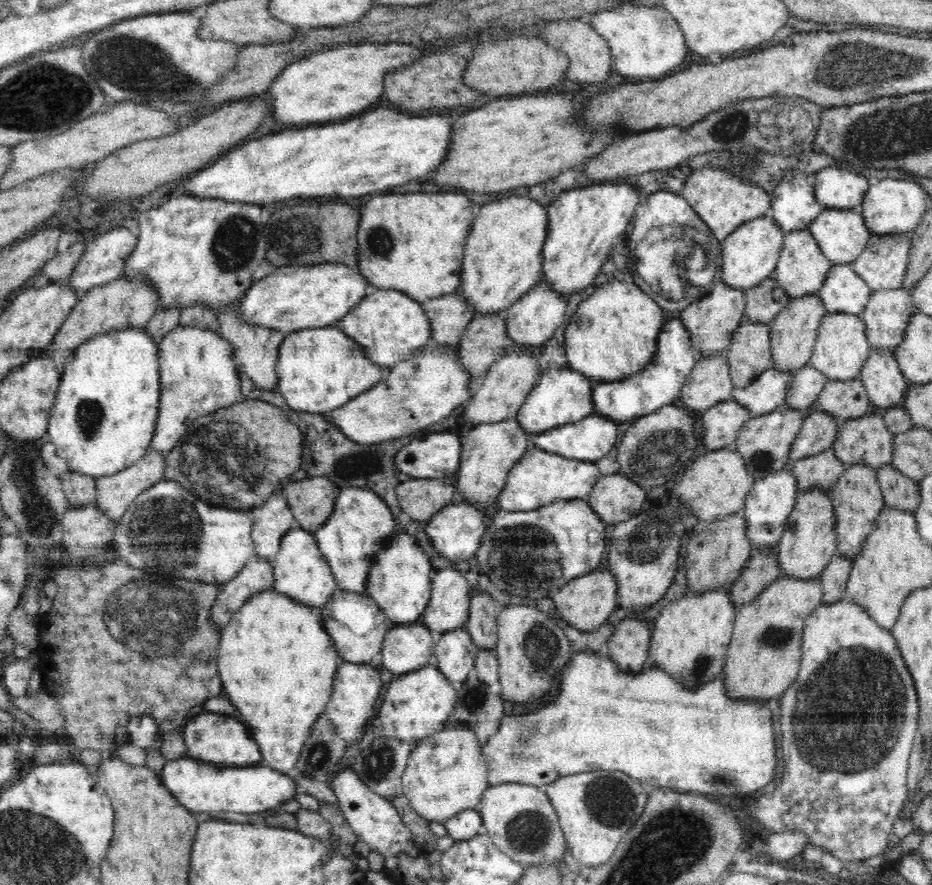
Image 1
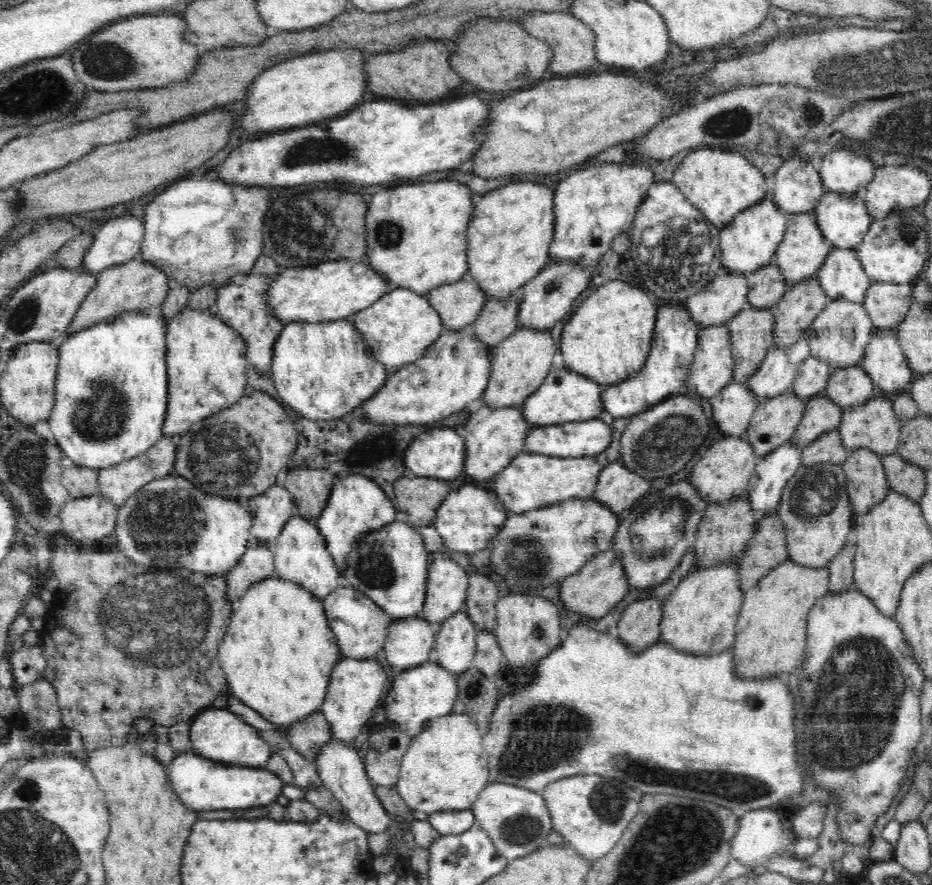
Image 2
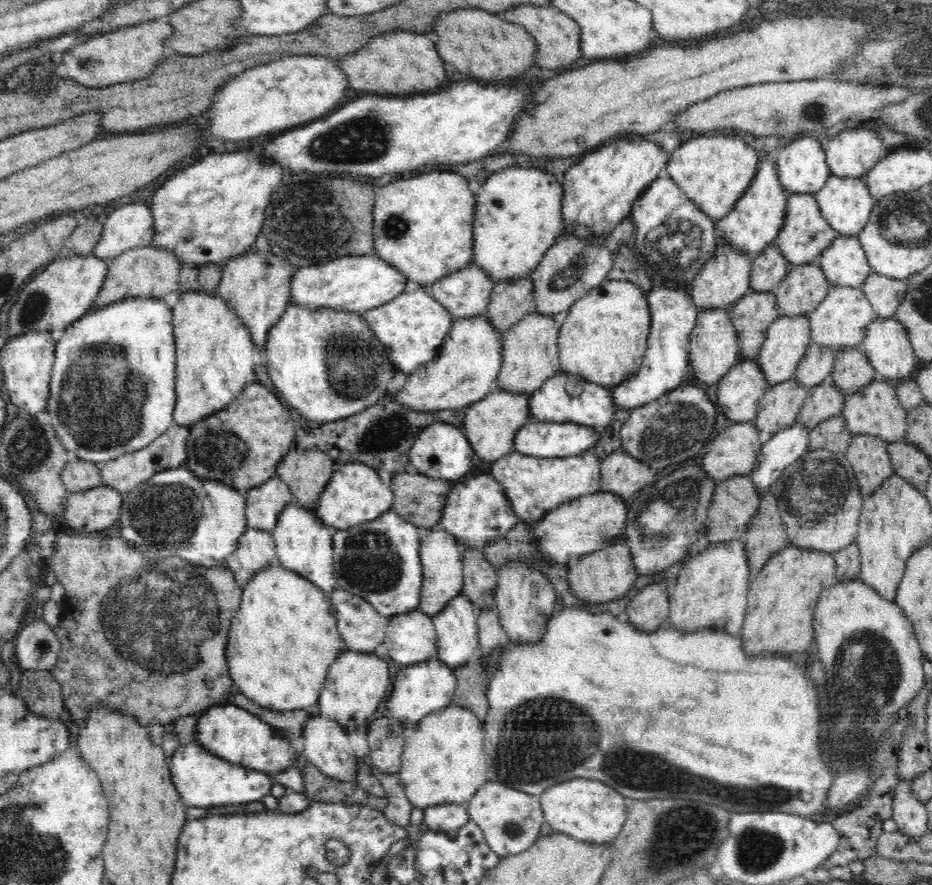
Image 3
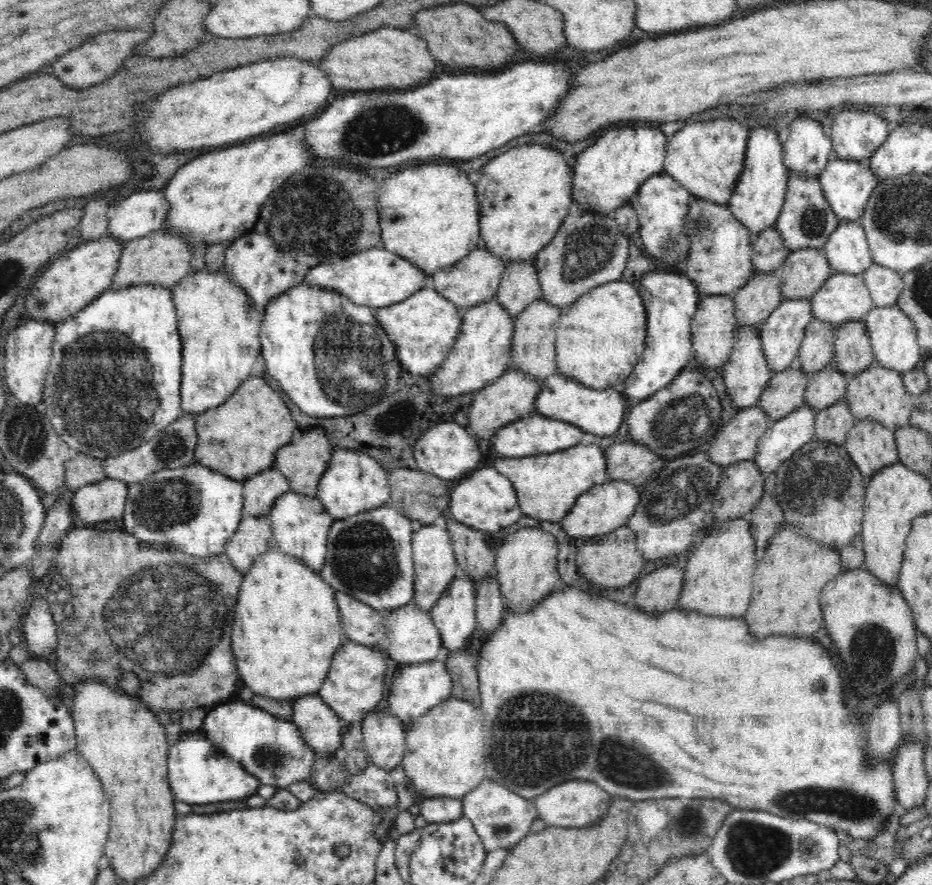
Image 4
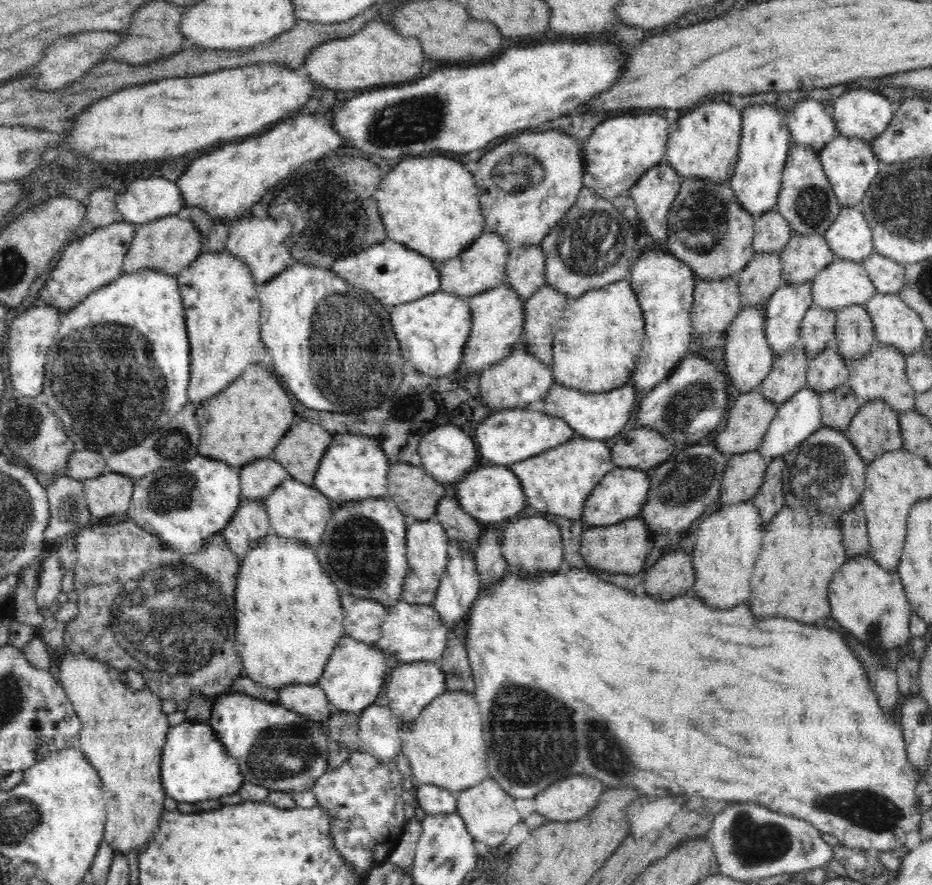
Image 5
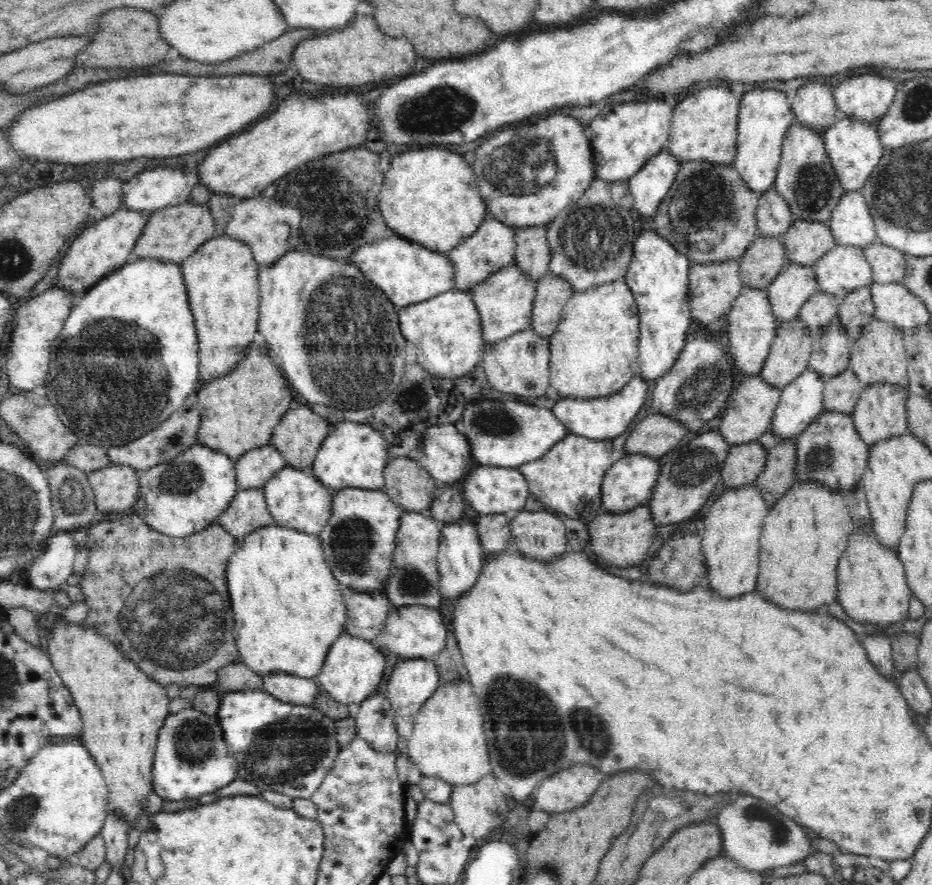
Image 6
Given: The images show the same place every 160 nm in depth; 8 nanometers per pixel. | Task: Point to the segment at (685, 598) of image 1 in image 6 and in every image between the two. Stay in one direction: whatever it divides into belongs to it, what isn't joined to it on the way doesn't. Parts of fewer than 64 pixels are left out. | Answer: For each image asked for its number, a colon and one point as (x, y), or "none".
2: (700, 616)
3: (711, 591)
4: (718, 577)
5: (729, 541)
6: (731, 540)

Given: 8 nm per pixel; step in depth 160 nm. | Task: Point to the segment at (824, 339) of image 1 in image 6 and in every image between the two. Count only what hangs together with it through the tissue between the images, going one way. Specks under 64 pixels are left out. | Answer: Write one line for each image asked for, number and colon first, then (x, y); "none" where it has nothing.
2: (839, 334)
3: (840, 320)
4: (844, 297)
5: (842, 283)
6: (843, 268)

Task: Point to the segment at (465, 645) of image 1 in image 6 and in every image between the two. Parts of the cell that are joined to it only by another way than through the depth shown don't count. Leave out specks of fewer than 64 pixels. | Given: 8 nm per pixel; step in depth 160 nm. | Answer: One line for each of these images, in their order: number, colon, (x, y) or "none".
2: (455, 643)
3: (456, 624)
4: (454, 614)
5: (459, 587)
6: (459, 558)

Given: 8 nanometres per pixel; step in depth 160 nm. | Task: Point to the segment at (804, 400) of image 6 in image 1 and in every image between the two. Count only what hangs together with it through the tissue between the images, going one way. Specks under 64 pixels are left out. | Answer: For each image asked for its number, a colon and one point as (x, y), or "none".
1: (770, 501)
2: (773, 471)
3: (784, 447)
4: (788, 435)
5: (798, 418)

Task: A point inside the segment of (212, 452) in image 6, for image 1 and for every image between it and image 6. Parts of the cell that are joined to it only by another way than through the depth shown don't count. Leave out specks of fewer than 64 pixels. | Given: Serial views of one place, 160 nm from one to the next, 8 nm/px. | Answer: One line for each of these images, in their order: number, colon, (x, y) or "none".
1: (165, 531)
2: (205, 533)
3: (174, 513)
4: (192, 509)
5: (183, 505)

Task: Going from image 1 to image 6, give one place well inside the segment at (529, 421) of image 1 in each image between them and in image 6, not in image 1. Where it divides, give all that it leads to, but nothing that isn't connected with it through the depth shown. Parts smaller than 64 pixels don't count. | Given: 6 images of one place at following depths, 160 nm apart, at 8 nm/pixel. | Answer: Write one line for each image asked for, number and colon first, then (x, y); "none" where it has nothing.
2: (565, 397)
3: (564, 398)
4: (601, 412)
5: (591, 415)
6: (597, 418)

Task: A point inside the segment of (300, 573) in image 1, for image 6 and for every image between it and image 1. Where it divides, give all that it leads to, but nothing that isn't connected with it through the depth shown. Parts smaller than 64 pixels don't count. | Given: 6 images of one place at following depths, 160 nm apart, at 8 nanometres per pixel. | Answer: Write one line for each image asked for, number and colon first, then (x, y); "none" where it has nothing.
2: (300, 554)
3: (303, 543)
4: (300, 524)
5: (299, 511)
6: (295, 498)

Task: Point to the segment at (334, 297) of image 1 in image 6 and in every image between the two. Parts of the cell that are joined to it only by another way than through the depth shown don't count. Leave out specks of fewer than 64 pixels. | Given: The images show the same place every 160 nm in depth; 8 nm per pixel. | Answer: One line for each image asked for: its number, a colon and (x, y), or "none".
2: (337, 289)
3: (358, 283)
4: (377, 278)
5: (394, 274)
6: (409, 273)

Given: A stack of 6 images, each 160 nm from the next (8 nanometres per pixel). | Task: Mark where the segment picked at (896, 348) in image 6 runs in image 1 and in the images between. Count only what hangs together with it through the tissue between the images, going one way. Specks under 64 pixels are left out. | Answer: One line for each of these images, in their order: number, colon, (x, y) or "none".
1: (867, 440)
2: (873, 425)
3: (875, 410)
4: (878, 394)
5: (880, 374)

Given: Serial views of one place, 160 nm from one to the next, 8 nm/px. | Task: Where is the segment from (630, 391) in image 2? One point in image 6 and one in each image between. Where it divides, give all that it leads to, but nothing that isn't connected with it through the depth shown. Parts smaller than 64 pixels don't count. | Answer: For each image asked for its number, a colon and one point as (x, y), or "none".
3: (666, 364)
4: (670, 300)
5: (666, 285)
6: (658, 275)

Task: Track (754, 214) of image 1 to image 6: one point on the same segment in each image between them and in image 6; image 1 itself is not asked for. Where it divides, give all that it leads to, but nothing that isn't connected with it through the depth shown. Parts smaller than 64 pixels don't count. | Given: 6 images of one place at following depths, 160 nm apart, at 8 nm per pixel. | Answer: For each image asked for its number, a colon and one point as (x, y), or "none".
2: (720, 183)
3: (712, 171)
4: (706, 157)
5: (704, 143)
6: (703, 127)

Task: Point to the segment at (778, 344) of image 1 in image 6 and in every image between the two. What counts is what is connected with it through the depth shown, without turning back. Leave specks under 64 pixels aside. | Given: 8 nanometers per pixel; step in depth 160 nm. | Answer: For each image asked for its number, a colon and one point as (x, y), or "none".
2: (793, 313)
3: (803, 288)
4: (803, 271)
5: (804, 256)
6: (805, 241)

